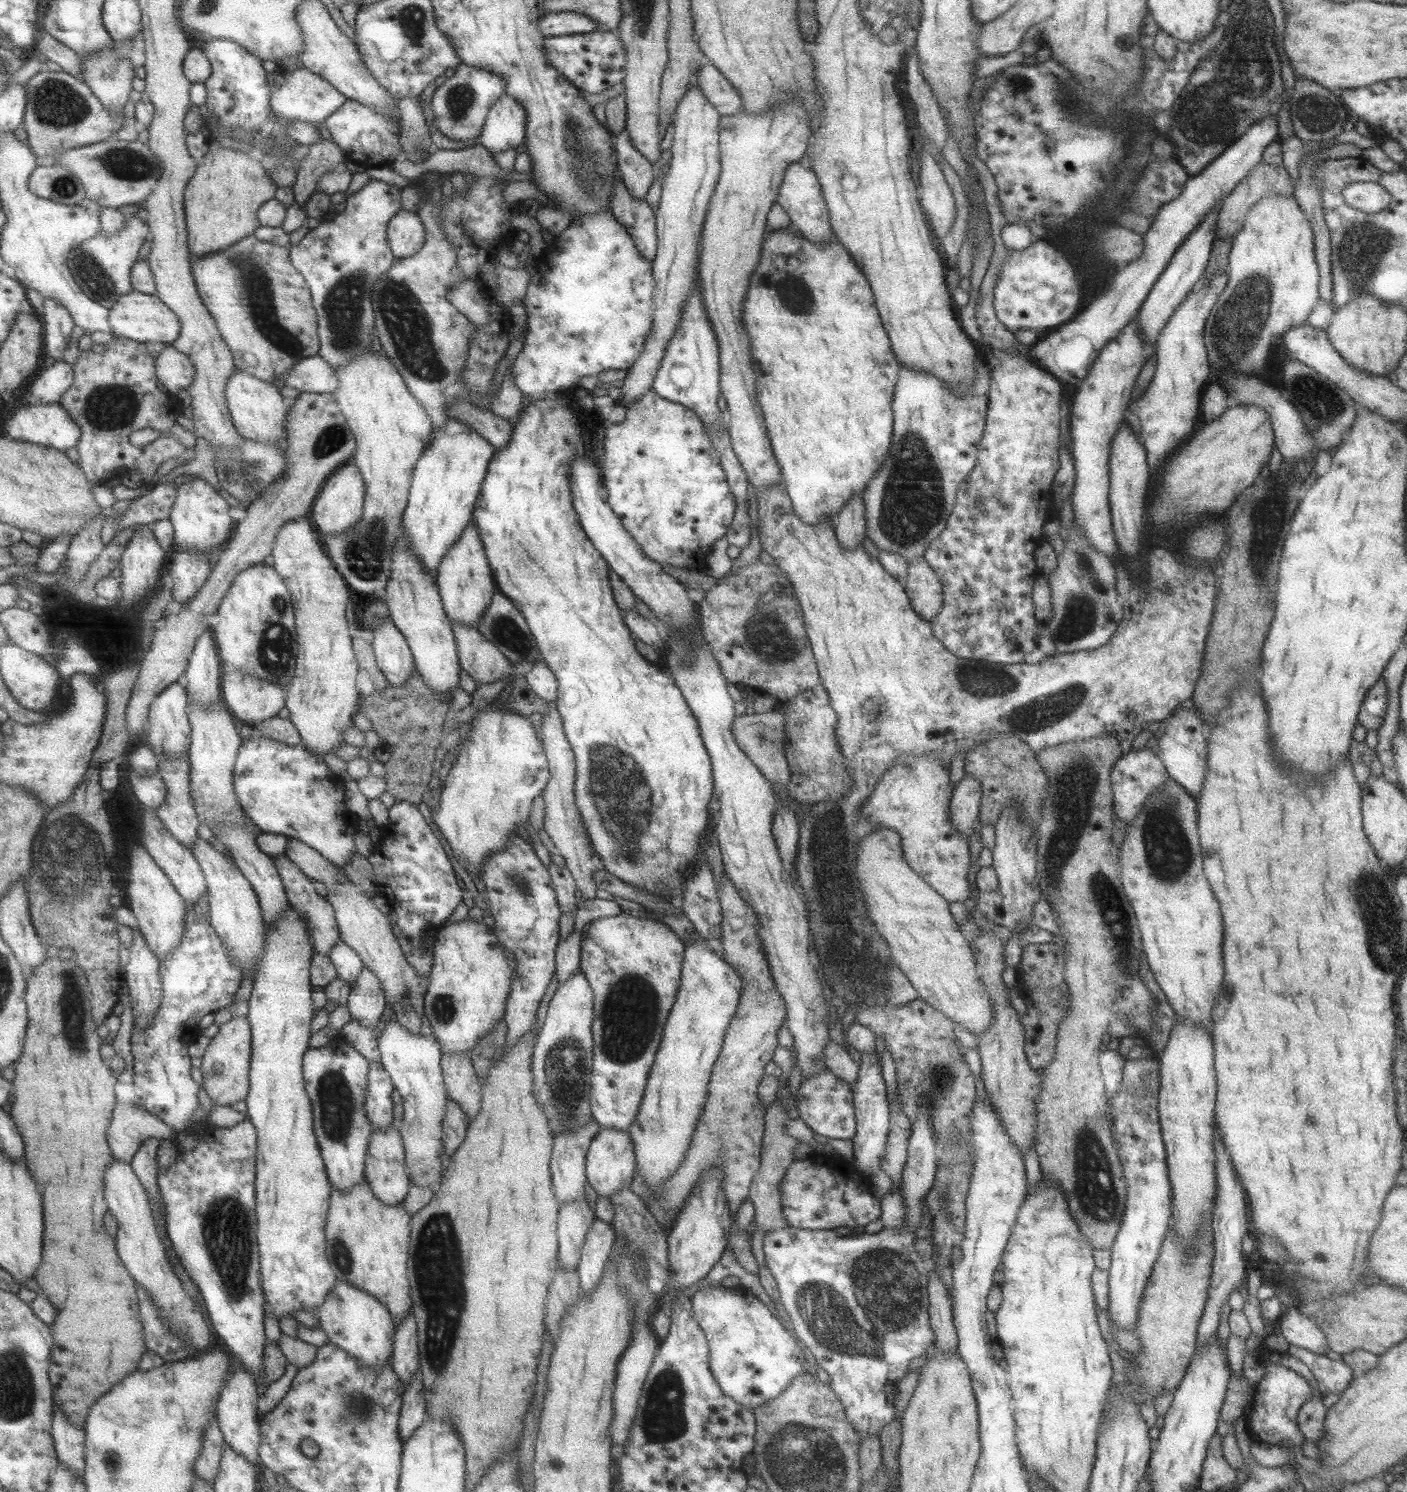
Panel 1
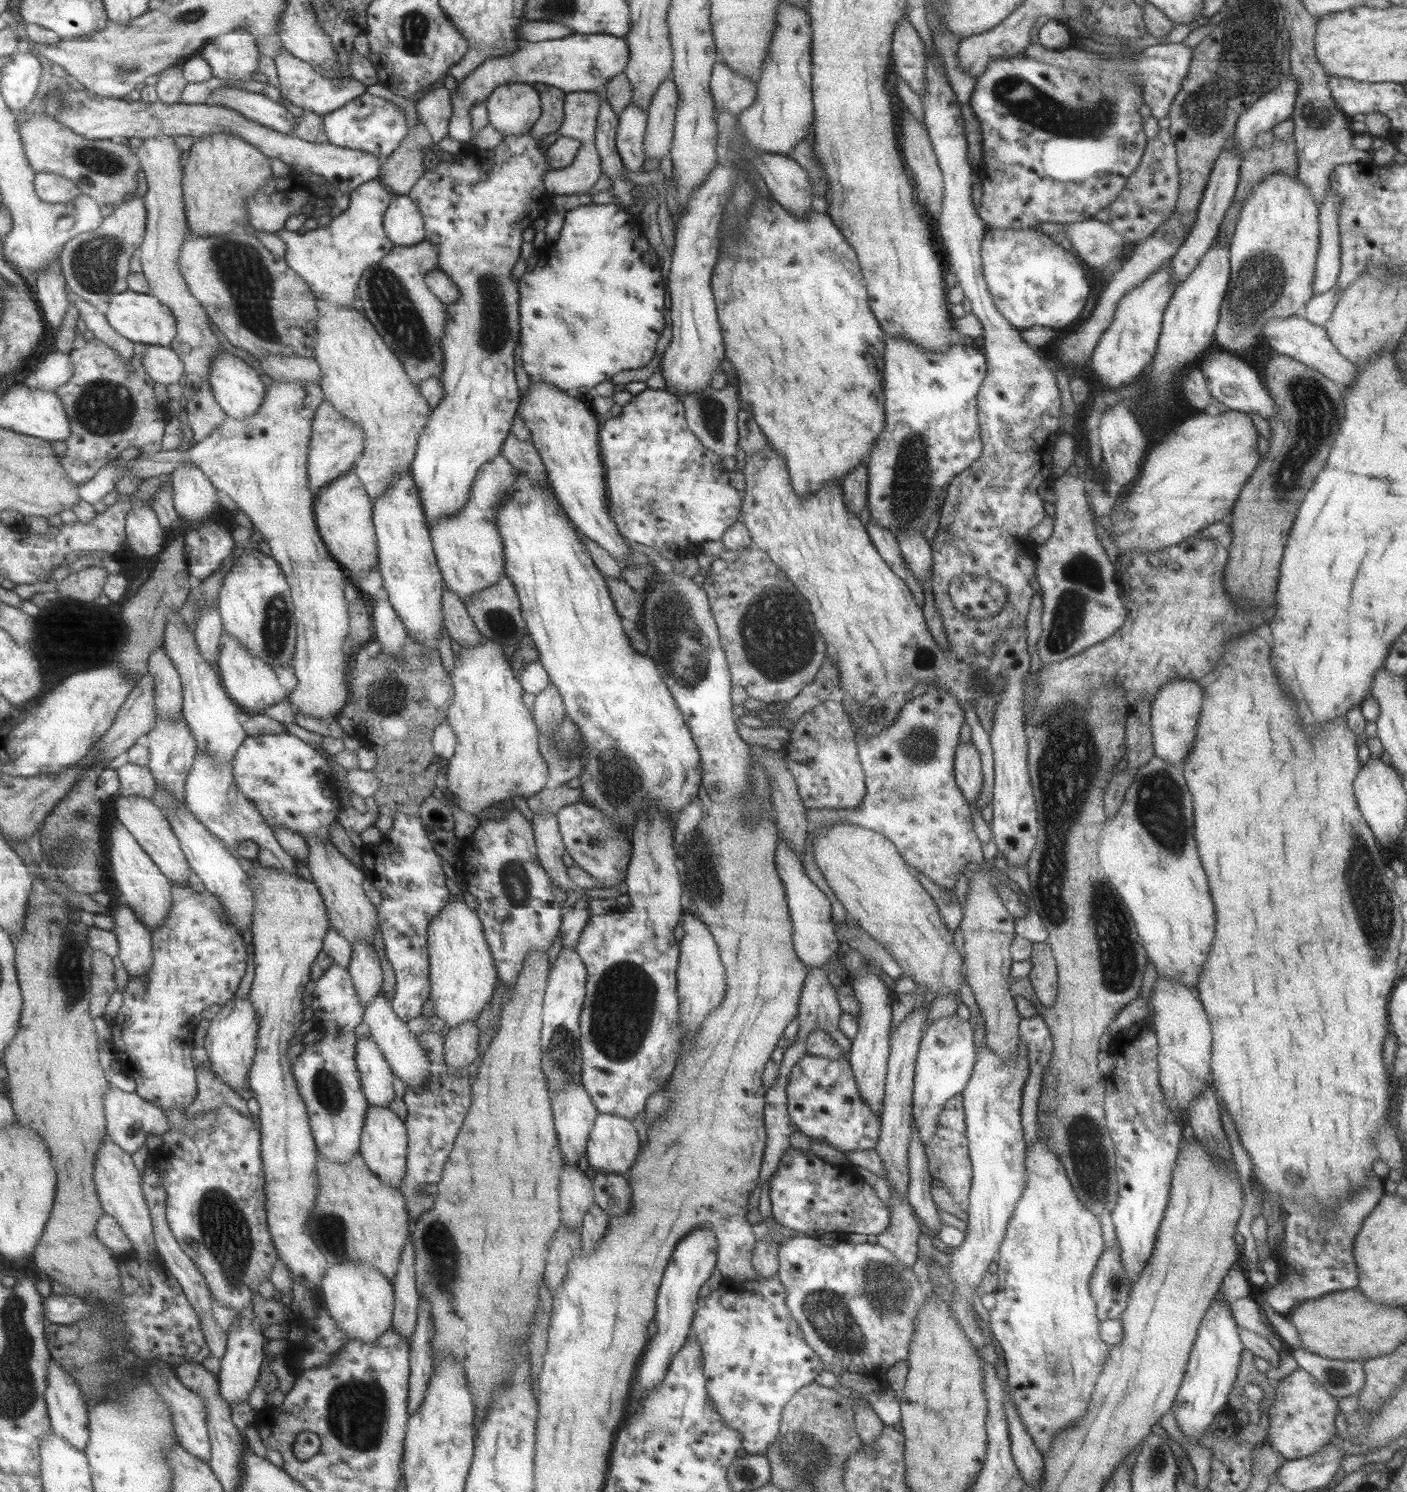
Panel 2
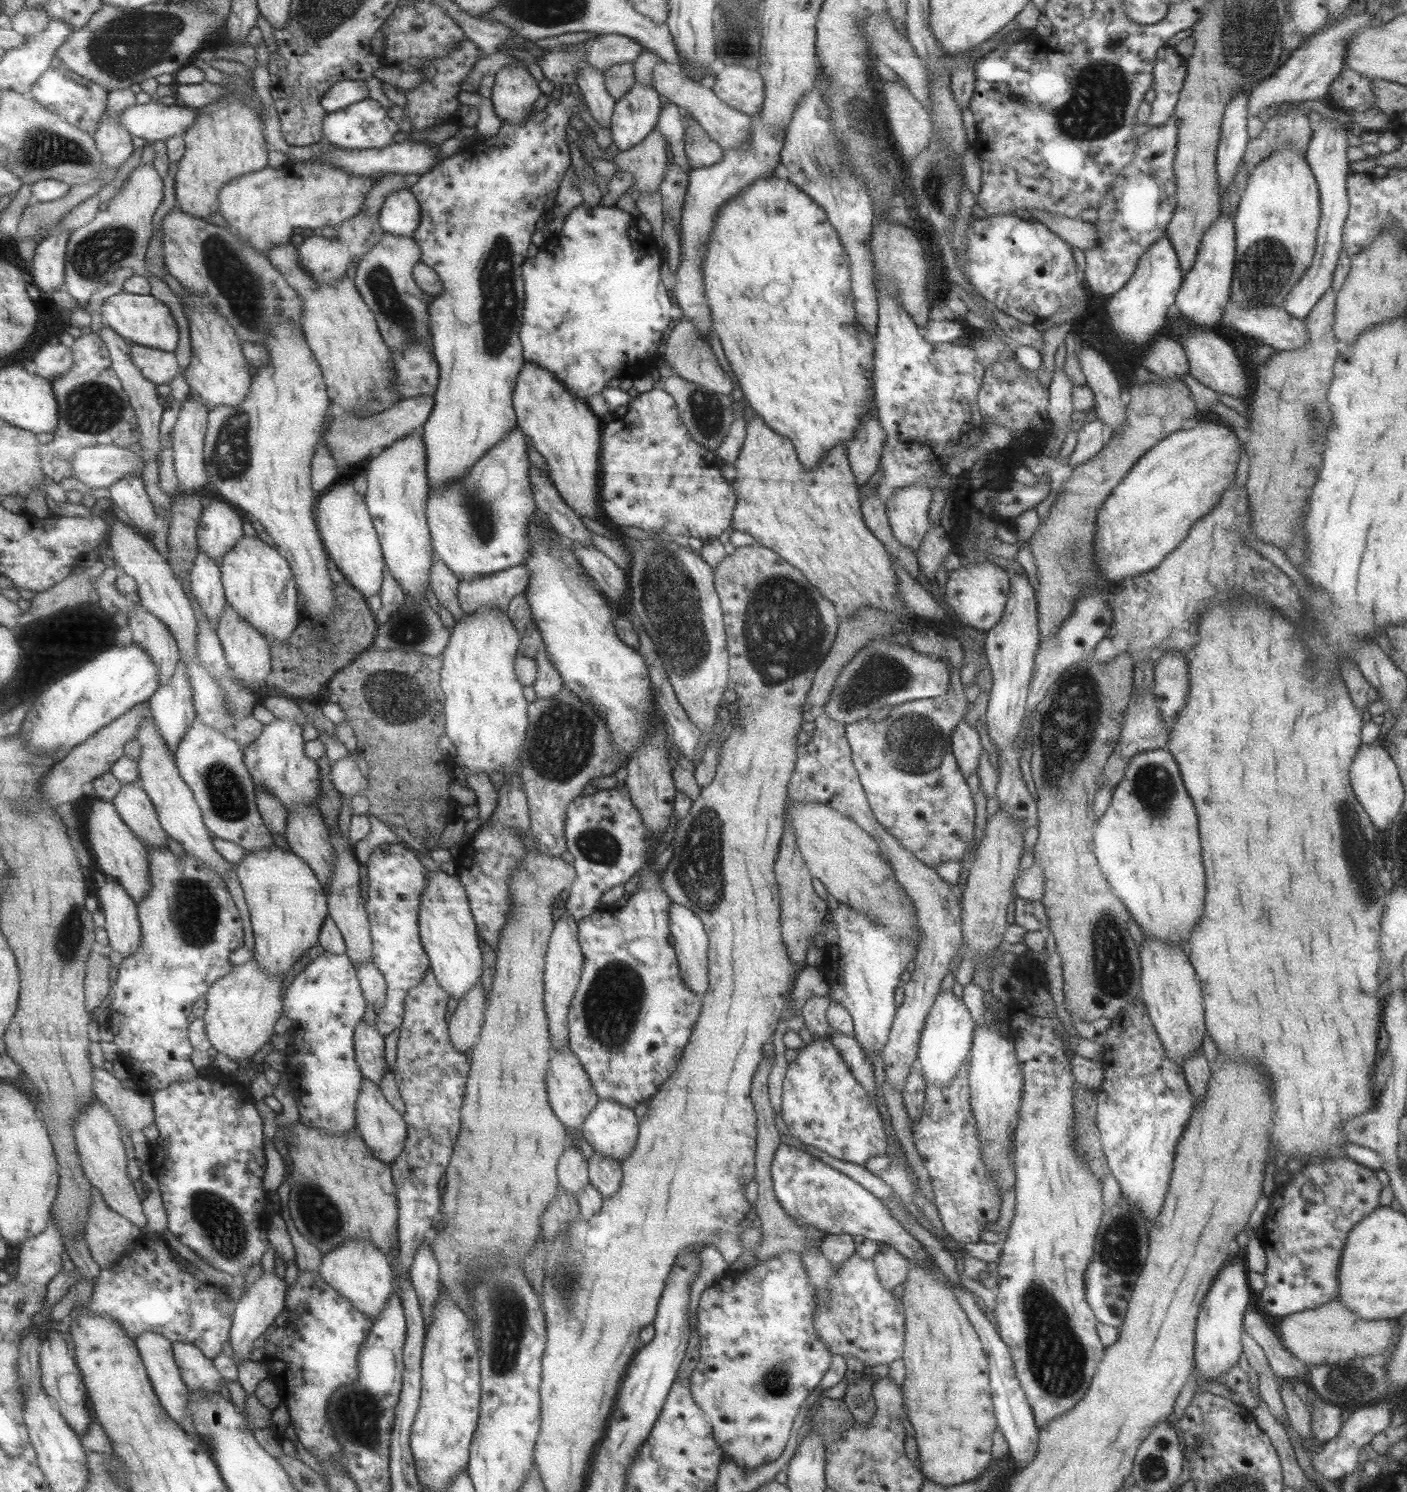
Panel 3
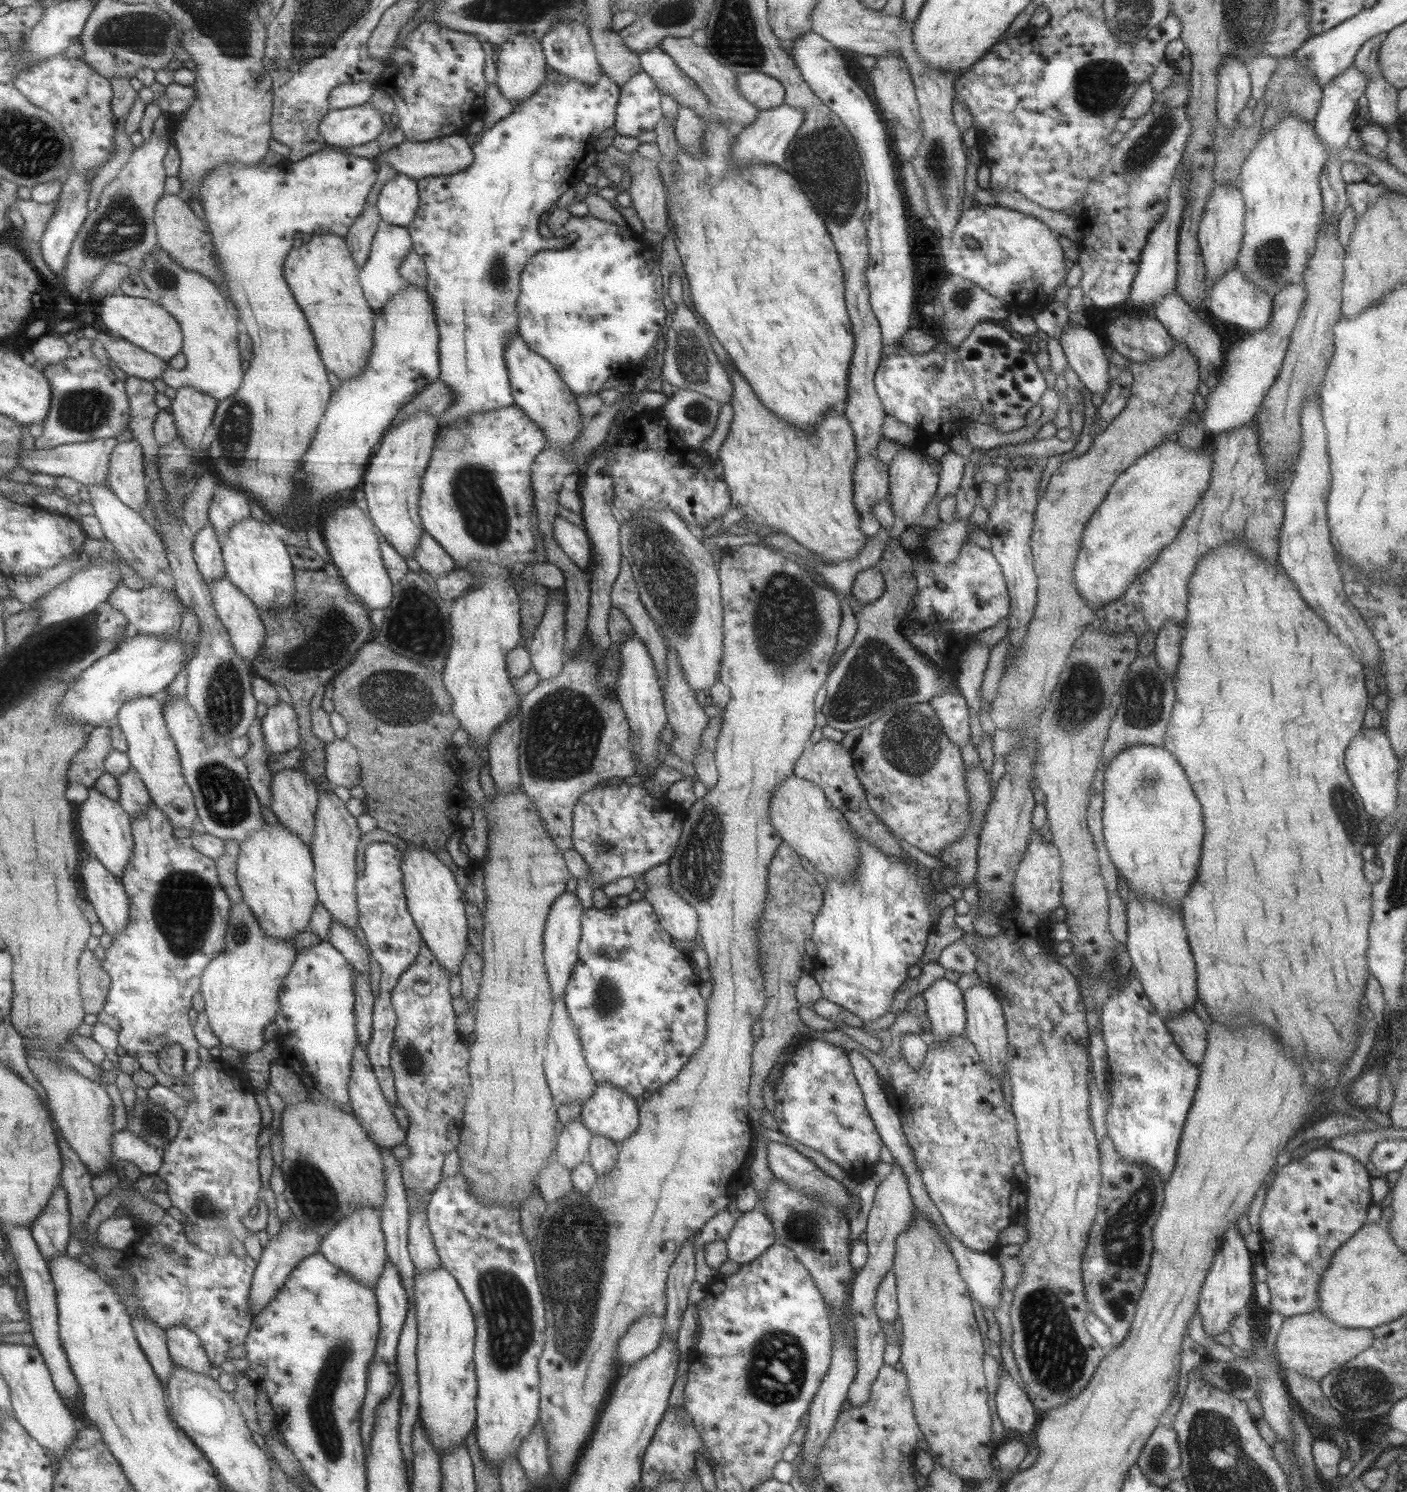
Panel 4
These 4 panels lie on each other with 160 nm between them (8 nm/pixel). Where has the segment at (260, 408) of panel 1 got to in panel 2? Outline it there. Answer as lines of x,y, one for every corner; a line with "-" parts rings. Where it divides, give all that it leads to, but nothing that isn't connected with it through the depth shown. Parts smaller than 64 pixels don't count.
223,348
214,364
212,364
210,381
214,388
213,394
217,397
221,408
225,410
229,417
239,421
245,421
245,419
249,419
251,415
257,413
261,401
264,400
263,395
267,390
259,379
257,372
247,365
245,360
242,360
239,356
234,356
231,352
224,351

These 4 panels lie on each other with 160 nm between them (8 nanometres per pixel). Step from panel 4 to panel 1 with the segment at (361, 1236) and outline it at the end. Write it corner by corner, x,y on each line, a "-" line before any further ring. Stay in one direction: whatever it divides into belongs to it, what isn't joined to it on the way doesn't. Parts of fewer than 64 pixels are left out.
336,1280
315,1313
320,1329
326,1334
328,1342
339,1347
349,1357
355,1358
359,1365
365,1365
377,1371
381,1365
390,1363
394,1326
382,1302
348,1282

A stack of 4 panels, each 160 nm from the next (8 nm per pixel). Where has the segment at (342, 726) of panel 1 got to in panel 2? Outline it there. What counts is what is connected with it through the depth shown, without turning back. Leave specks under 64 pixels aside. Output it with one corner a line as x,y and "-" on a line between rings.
272,381
267,388
264,400
261,401
255,415
245,421
227,416
219,429
195,446
182,450
165,450
155,454
141,452
131,463
121,467
127,476
135,474
143,480
173,475
181,465
193,463
214,482
214,485
225,492
245,512
262,541
270,548
271,558
277,561
290,585
290,596
293,598
294,620
298,623
298,643
294,646
294,656
290,660
296,685
288,692
286,699
291,708
312,718
336,718
348,702
347,673
354,659
345,648
349,619
344,582
348,575
341,565
331,556
317,533
313,514
313,501
317,493
308,489
307,456
311,440
311,418
319,404
324,401
322,390
312,382
277,382

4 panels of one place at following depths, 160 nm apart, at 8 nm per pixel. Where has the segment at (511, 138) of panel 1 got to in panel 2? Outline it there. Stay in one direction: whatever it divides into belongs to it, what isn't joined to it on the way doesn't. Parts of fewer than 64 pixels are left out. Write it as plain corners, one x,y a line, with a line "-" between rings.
513,82
495,87
485,100
488,123
500,134
523,134
540,115
540,98
531,83

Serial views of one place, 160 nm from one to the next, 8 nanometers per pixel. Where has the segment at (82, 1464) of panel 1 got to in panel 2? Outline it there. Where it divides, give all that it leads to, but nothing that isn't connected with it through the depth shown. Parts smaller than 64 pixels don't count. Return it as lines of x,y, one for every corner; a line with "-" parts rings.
51,1358
51,1363
49,1363
49,1379
47,1379
47,1382
46,1398
53,1430
59,1436
66,1438
69,1444
80,1450
85,1450
89,1446
88,1442
91,1434
90,1408
86,1405
81,1386
79,1386
77,1379
73,1375
69,1375
63,1367
57,1365
53,1358

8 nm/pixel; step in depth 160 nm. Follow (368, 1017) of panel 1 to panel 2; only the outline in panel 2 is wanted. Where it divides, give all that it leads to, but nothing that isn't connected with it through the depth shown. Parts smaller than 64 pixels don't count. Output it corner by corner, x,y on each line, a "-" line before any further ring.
357,939
351,943
351,959
346,966
351,984
359,999
361,1007
367,1007
375,995
380,992
381,976
379,958
372,945

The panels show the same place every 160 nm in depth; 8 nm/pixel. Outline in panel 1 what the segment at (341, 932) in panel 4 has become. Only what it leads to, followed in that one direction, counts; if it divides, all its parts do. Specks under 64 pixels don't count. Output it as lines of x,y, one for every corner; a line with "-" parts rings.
393,1019
385,1024
383,1032
379,1036
378,1051
380,1056
380,1064
383,1070
388,1072
393,1088
396,1088
402,1098
401,1106
403,1113
401,1122
397,1123
397,1129
400,1136
400,1143
403,1147
403,1164
409,1177
410,1182
417,1186
425,1188
438,1188
442,1173
444,1172
445,1162
441,1162
439,1157
443,1155
443,1135
442,1120
448,1094
442,1081
442,1072
440,1067
440,1058
442,1057
439,1044
432,1036
421,1036
420,1034
409,1034
404,1028
401,1028

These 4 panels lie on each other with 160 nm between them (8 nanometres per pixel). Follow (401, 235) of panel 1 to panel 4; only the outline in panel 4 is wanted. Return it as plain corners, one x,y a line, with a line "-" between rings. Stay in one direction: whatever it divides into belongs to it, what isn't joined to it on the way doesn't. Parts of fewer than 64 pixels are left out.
397,173
393,180
388,180
383,185
374,205
380,214
380,220
387,224
406,227
413,220
418,210
418,185
416,179

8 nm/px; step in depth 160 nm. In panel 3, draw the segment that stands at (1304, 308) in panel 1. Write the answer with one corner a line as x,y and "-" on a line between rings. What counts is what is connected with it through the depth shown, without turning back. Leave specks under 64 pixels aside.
1282,146
1248,173
1245,191
1241,194
1234,219
1235,264
1228,300
1239,308
1246,306
1283,307
1287,293
1301,278
1311,264
1315,245
1316,230
1320,217
1320,200
1315,177
1304,156

